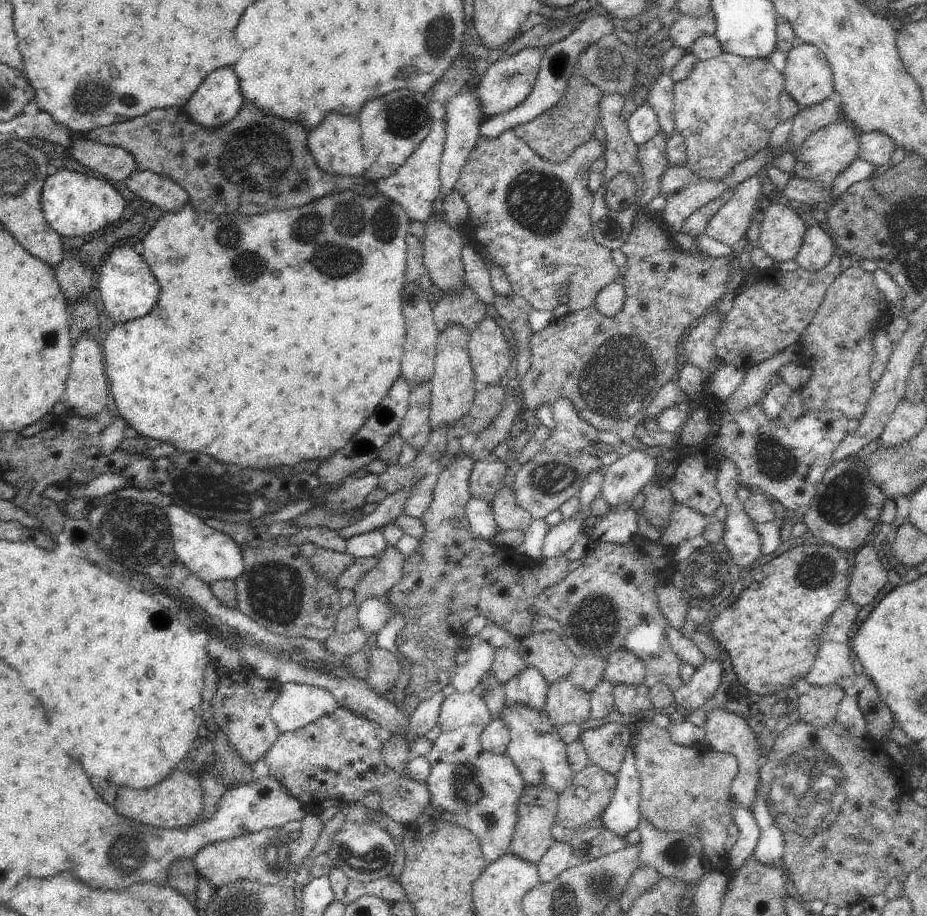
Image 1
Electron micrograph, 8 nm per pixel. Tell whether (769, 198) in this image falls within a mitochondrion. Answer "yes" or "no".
no

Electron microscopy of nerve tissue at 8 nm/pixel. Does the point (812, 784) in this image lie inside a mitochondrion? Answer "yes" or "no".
yes

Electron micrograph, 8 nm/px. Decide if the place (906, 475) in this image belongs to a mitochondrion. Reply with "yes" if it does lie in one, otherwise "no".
yes

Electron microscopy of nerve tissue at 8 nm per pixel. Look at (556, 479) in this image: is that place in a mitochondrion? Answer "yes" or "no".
yes

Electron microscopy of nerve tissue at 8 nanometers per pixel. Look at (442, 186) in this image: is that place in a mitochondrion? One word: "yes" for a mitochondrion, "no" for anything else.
no

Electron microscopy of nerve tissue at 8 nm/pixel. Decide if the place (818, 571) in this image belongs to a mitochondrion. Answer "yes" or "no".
yes

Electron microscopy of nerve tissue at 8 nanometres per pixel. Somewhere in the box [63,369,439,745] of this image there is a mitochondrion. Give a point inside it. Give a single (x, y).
(135, 538)

